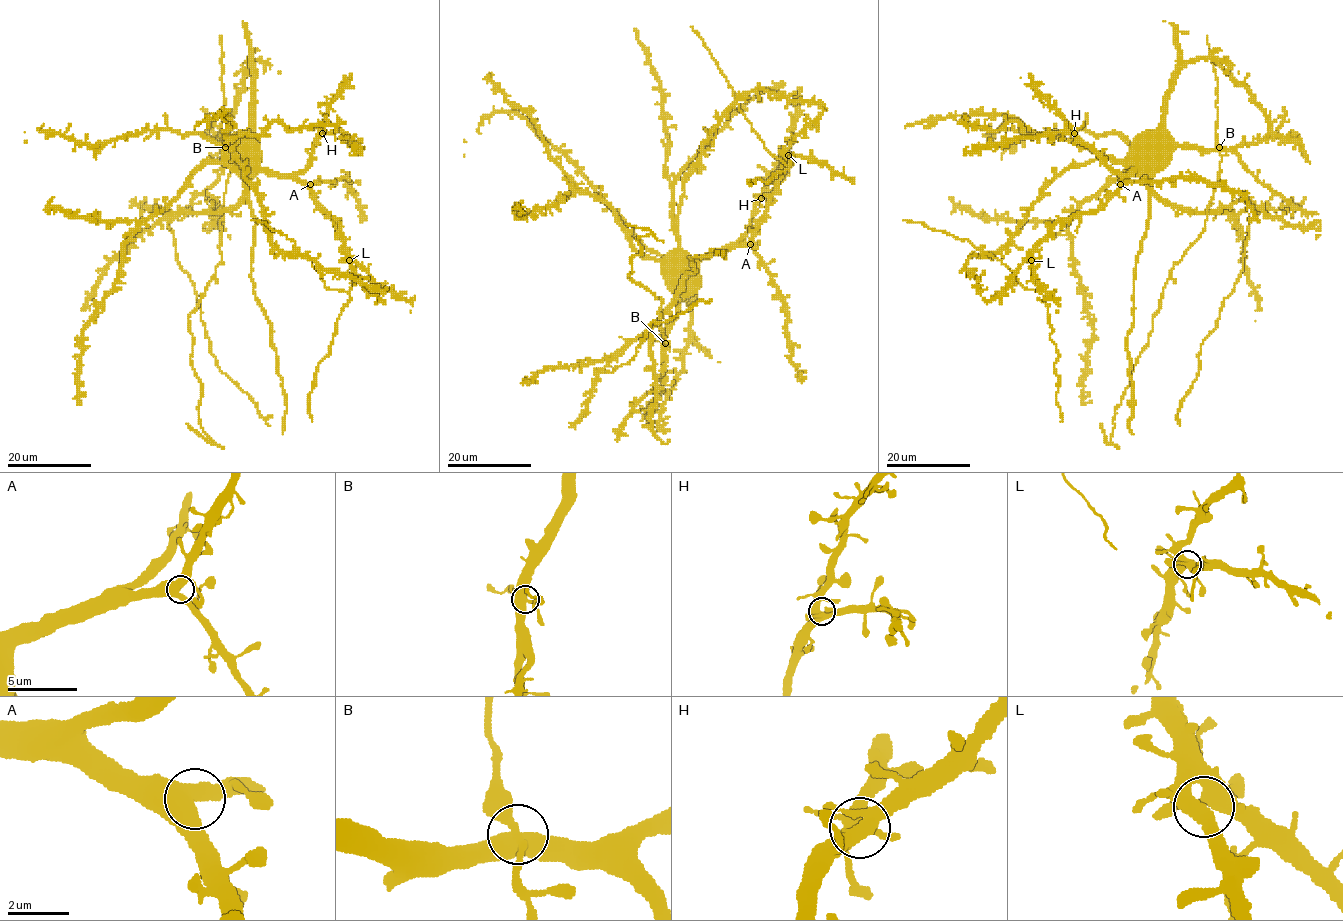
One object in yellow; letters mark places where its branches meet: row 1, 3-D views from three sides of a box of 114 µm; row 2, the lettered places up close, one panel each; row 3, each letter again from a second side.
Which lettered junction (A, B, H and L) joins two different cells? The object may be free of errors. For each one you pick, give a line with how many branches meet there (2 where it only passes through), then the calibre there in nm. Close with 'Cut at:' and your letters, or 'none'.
Cut at: none

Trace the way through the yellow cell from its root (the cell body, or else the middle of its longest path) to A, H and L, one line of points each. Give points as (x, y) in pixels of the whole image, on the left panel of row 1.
A: (235, 151), (243, 152), (257, 167), (293, 176), (310, 184)
H: (235, 151), (243, 152), (257, 167), (279, 173), (299, 173), (306, 167), (313, 141), (322, 133)
L: (235, 151), (243, 152), (257, 167), (298, 178), (321, 208), (340, 224), (340, 234), (349, 260)

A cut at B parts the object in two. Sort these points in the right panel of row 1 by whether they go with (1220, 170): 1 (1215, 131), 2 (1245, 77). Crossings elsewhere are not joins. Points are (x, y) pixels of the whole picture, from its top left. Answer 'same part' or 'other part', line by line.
1: same part
2: other part

